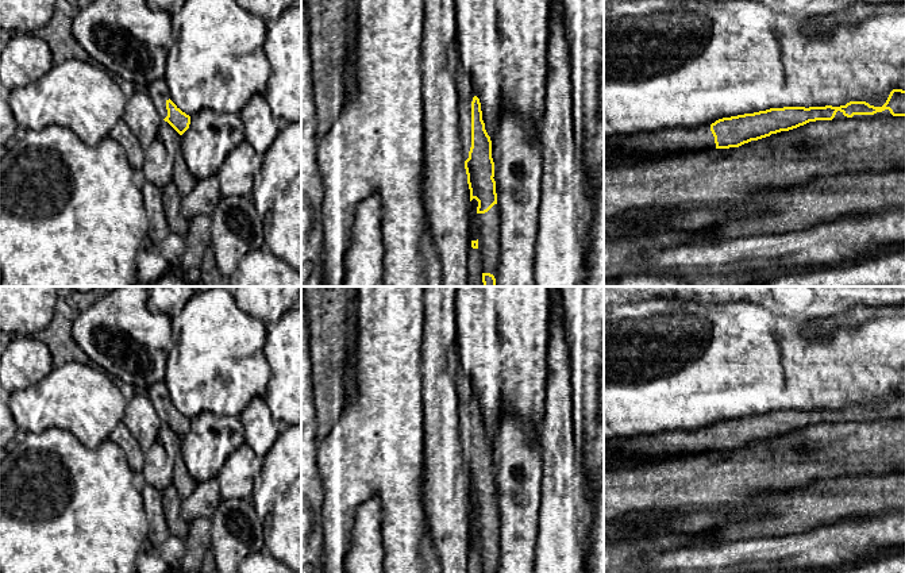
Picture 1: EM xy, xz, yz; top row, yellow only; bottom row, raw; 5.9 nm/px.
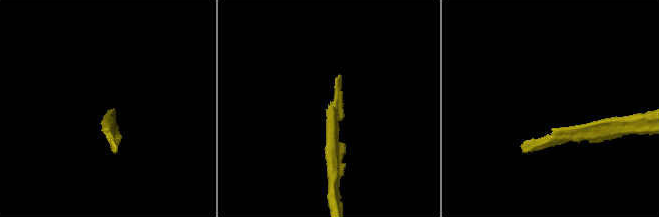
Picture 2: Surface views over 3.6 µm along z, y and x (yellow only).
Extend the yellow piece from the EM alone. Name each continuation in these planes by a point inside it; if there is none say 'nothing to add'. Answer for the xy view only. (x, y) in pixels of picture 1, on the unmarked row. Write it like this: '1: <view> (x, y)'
1: xy (158, 395)

